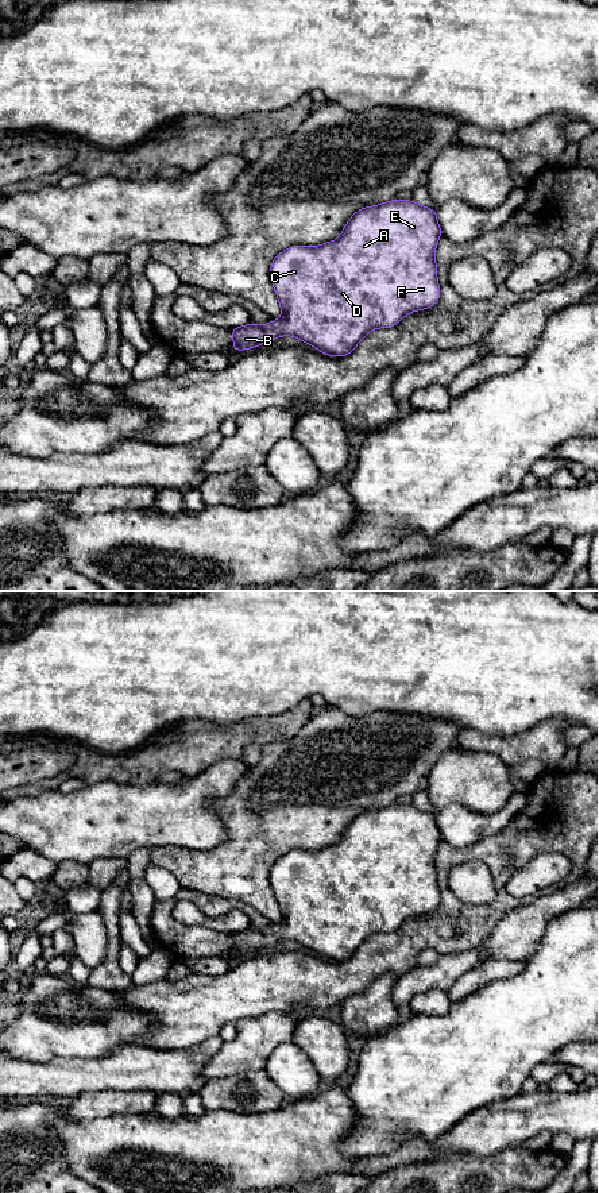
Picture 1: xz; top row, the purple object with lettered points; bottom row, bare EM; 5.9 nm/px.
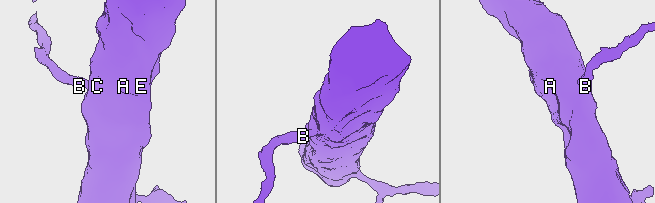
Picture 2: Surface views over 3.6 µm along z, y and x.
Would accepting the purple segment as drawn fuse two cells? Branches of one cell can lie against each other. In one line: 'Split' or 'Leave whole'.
Leave whole

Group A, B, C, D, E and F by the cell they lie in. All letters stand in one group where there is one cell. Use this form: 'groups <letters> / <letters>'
groups A B C D E F

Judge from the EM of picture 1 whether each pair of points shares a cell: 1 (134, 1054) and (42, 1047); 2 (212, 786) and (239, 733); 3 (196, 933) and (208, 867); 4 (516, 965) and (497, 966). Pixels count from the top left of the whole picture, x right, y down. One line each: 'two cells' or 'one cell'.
1: two cells
2: two cells
3: two cells
4: one cell

